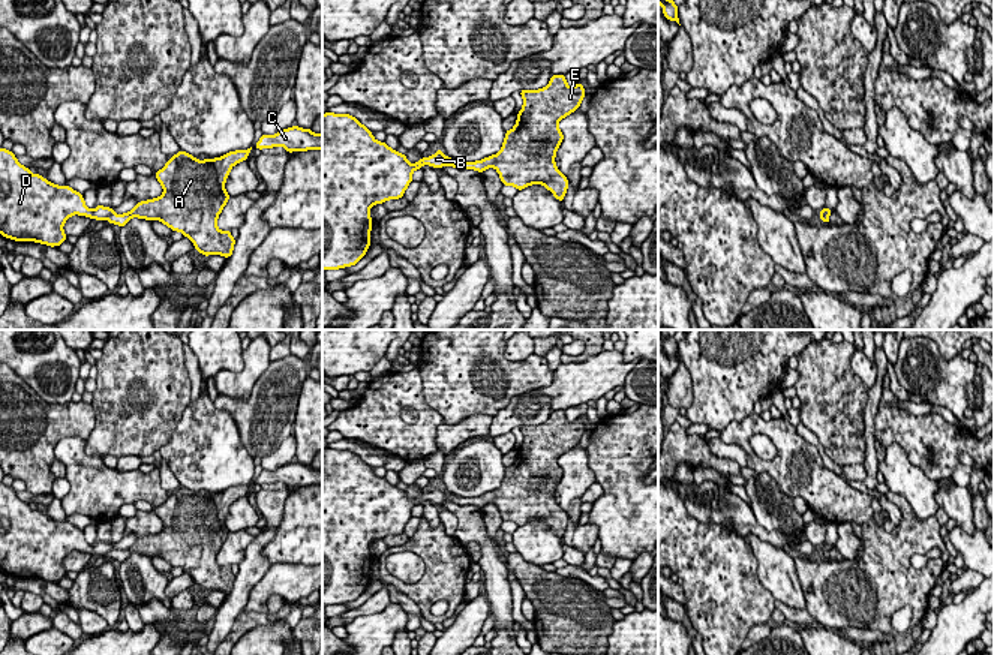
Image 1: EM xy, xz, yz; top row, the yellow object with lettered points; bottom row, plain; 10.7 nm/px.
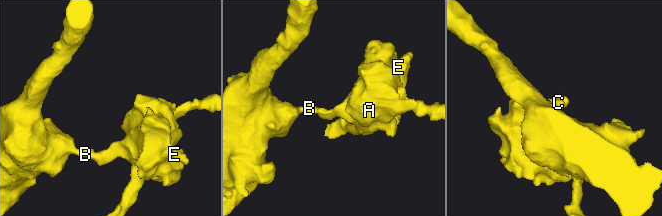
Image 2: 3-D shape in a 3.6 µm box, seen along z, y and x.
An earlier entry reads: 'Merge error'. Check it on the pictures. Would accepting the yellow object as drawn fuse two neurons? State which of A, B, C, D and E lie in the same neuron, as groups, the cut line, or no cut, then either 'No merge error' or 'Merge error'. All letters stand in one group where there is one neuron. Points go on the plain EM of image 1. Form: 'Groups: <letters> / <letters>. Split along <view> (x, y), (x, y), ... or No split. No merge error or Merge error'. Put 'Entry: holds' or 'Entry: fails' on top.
Entry: holds
Groups: A C E / B D. Split along xy (113, 547), (105, 553). Merge error

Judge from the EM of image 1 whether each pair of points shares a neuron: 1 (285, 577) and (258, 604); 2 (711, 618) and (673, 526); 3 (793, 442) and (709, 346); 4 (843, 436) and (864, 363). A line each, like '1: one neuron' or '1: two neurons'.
1: one neuron
2: one neuron
3: two neurons
4: two neurons

